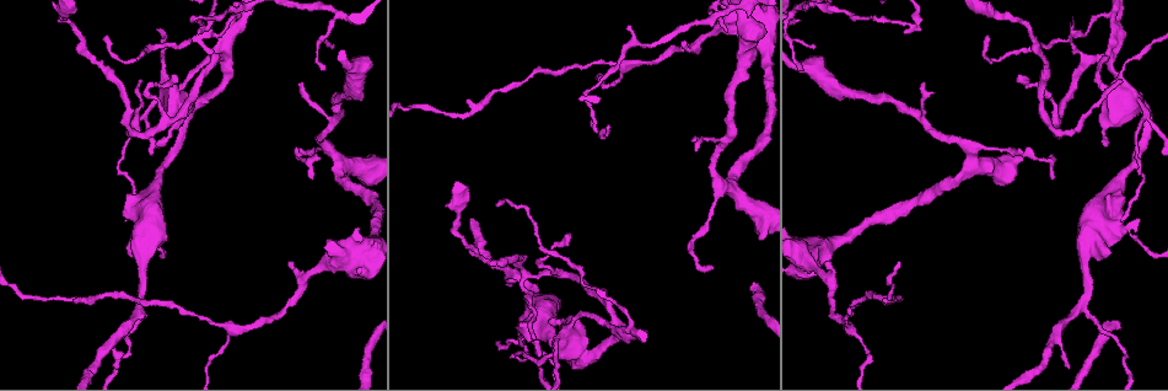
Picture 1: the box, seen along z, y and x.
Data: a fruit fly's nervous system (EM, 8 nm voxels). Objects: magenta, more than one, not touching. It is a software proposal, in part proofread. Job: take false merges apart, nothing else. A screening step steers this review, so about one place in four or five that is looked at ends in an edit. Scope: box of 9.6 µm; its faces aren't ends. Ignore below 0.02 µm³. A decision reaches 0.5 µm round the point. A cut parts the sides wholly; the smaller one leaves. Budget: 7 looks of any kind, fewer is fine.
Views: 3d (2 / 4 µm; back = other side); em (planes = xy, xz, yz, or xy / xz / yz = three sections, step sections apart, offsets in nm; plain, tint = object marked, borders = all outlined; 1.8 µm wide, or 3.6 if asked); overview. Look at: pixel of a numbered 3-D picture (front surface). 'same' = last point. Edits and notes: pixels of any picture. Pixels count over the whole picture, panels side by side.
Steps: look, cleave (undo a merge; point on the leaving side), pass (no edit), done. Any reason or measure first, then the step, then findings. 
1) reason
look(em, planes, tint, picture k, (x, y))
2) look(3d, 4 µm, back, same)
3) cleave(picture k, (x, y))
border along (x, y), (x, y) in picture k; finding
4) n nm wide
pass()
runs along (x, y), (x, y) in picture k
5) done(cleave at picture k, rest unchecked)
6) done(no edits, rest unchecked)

abrupt turn
look(3d, 2 µm, picture 1, (594, 128))

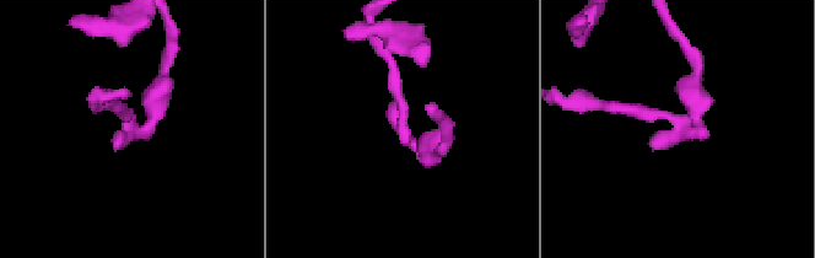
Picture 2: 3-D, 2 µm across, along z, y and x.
need the tissue
look(em, planes, tint, picture 2, (678, 121))

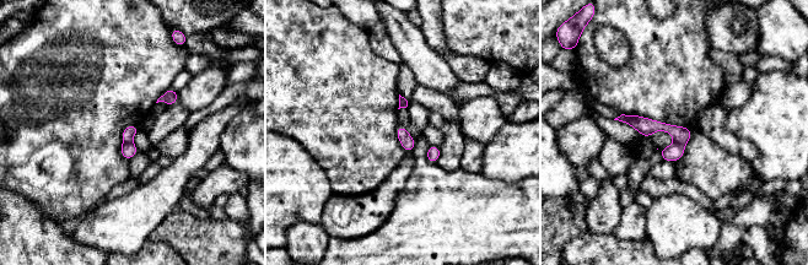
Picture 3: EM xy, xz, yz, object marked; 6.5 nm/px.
cleave(picture 3, (128, 151))
two neurons meet here

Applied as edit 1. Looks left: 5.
see it whole again
look(overview)

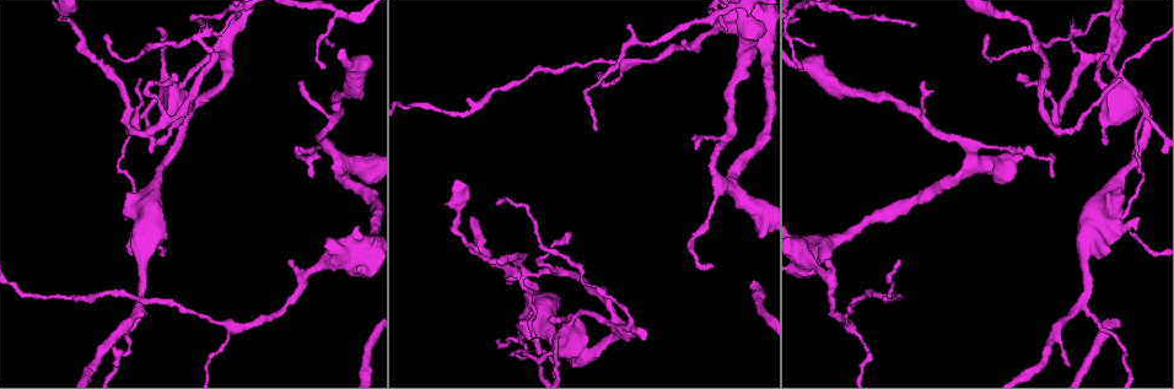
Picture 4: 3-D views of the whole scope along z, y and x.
two arms at a narrow angle
look(em, 3.6 µm, xz, step 16, borders, picture 4, (614, 318))

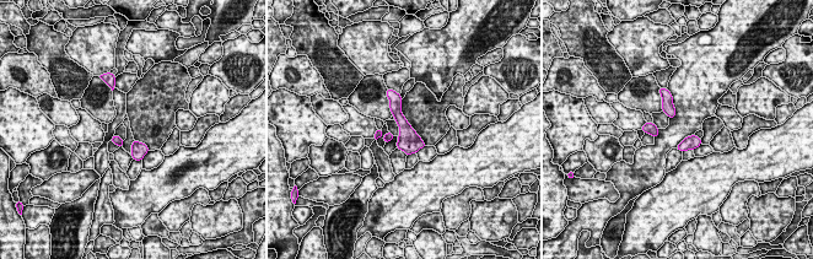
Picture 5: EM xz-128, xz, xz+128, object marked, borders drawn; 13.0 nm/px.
pass()
continuous, no second neuron

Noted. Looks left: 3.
abrupt turn
look(em, planes, tint, picture 4, (580, 359))

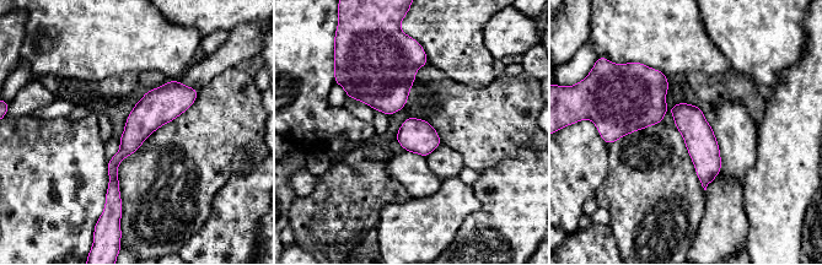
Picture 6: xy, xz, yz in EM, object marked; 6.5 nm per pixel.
200 nm wide
pass()
runs along (194, 92), (132, 139), (113, 162), (111, 196) in picture 6; one neuron here

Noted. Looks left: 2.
done(cleave at picture 3, rest unchecked)

